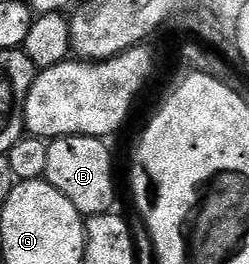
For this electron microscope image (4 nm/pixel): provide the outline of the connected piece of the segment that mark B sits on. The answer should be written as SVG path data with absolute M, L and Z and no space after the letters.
M59 136L50 139L45 149L44 180L55 186L85 218L108 213L117 196L113 185L113 156L105 143L96 136Z

